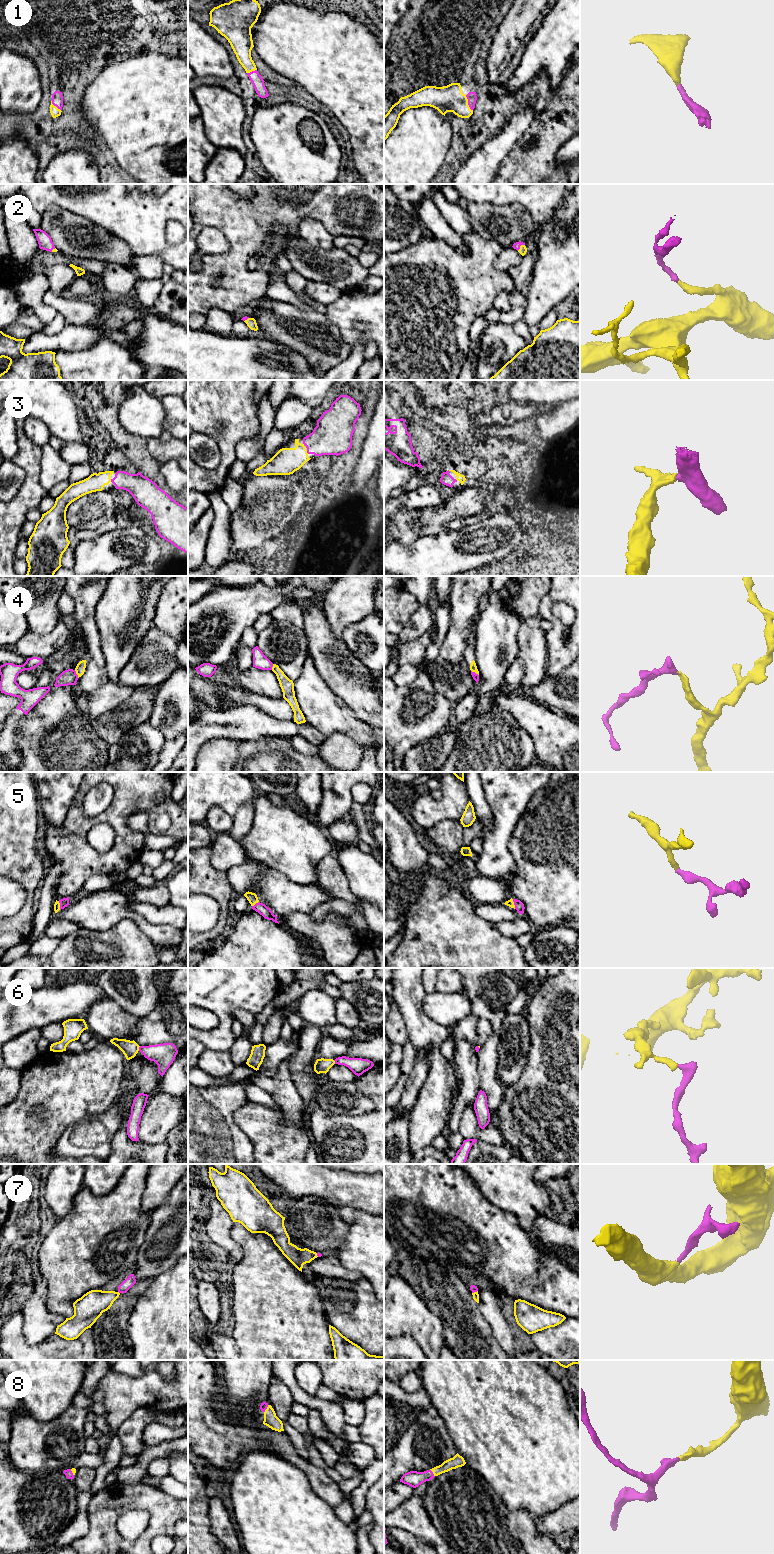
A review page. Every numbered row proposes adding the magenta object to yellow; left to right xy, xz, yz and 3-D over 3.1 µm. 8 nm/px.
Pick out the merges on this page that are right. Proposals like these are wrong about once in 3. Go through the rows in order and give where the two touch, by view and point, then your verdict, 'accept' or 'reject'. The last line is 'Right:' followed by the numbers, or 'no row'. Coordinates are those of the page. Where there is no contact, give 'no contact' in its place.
1: meets yellow in yz at (467, 103); accept
2: meets yellow in yz at (520, 246); accept
3: meets yellow in xz at (306, 452); accept
4: meets yellow in xy at (76, 673); reject
5: meets yellow in yz at (513, 904); accept
6: meets yellow in xy at (138, 1048); reject
7: meets yellow in yz at (474, 1292); reject
8: meets yellow in yz at (433, 1473); accept
Right: 1, 2, 3, 5, 8

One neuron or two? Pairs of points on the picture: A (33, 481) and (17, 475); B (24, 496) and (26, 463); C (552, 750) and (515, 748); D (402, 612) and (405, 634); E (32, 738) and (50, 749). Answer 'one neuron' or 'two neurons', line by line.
A: two neurons
B: one neuron
C: two neurons
D: two neurons
E: one neuron

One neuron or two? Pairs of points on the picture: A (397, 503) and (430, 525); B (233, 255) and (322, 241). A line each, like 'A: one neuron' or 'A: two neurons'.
A: two neurons
B: two neurons

